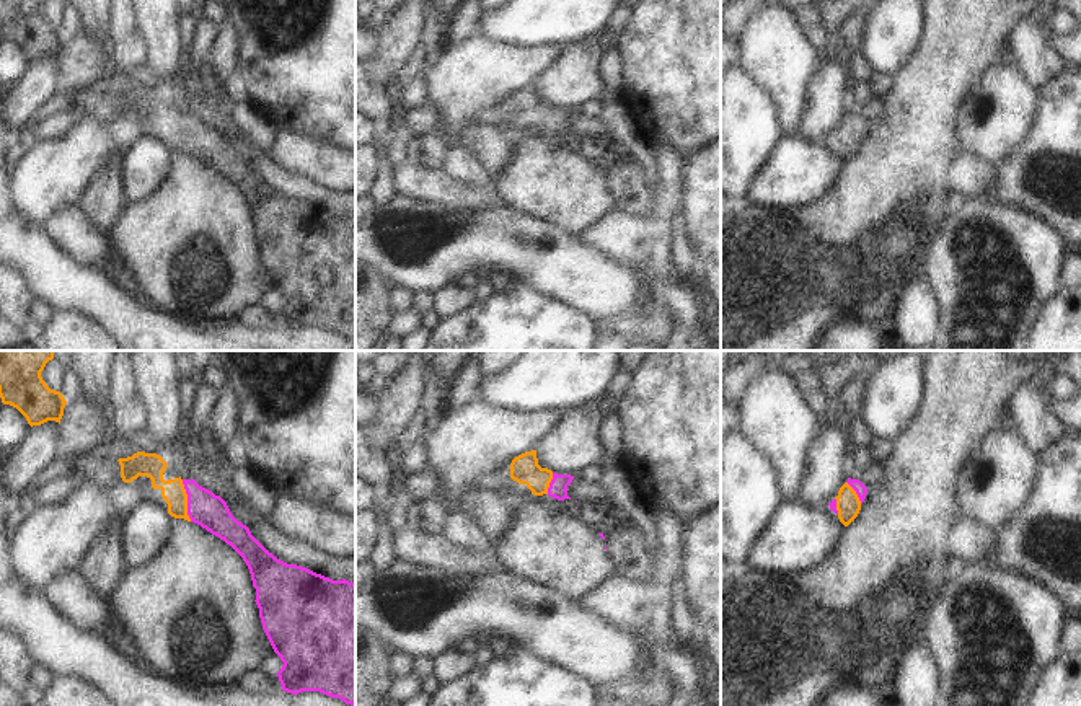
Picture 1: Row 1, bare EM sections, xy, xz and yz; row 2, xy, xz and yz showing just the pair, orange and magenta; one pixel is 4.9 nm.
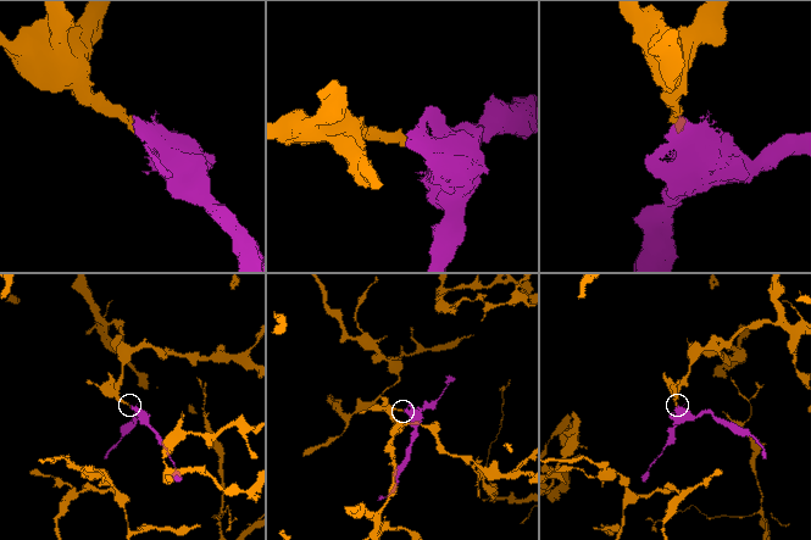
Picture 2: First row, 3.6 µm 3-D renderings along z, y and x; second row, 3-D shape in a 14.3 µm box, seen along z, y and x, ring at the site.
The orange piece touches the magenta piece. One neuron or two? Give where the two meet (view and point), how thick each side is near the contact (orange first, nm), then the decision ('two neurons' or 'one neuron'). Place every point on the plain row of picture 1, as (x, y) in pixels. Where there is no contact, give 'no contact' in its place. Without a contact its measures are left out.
xy (186, 136) | 120/170 nm | one neuron

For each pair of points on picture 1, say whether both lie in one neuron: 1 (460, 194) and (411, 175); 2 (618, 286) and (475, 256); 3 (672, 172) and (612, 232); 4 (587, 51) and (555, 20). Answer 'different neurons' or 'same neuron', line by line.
1: same neuron
2: same neuron
3: same neuron
4: different neurons

